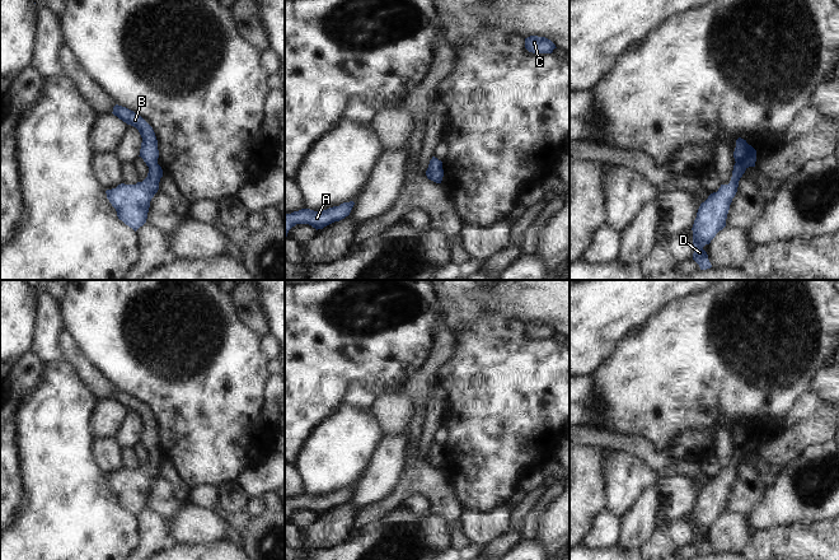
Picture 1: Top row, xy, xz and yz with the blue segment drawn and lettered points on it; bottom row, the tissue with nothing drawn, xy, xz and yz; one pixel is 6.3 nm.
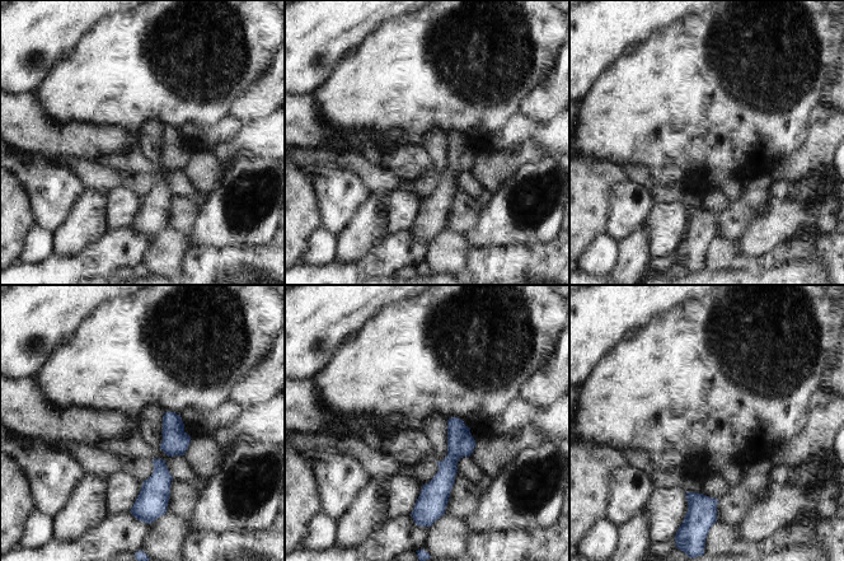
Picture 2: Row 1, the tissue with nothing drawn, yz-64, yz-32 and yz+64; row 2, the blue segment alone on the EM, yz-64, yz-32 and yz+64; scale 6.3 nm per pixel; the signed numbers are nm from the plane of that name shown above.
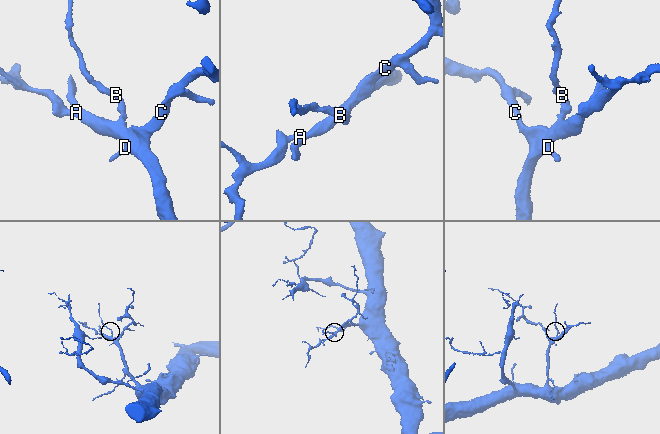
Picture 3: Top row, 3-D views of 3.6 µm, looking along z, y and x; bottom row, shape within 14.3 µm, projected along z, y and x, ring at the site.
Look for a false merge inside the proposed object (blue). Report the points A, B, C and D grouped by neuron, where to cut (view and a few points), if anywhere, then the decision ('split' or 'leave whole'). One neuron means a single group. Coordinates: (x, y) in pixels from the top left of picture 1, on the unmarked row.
groups A B C D; cut none; leave whole

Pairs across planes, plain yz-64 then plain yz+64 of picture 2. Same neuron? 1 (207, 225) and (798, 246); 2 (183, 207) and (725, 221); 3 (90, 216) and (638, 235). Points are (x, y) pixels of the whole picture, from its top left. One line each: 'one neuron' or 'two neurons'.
1: two neurons
2: one neuron
3: one neuron

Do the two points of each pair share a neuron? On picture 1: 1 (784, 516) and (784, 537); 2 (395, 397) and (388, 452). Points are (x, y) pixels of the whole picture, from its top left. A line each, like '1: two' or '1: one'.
1: two
2: two

